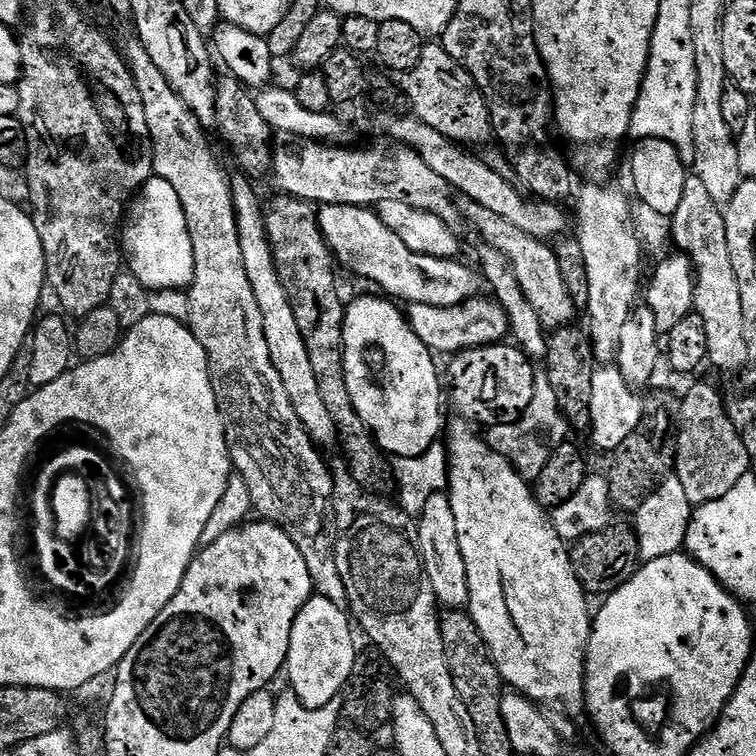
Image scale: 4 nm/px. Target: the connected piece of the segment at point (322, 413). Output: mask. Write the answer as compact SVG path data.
M237 175L231 177L230 183L238 238L242 246L242 262L246 266L246 278L250 278L250 290L254 290L254 299L258 301L258 310L262 310L262 330L266 334L266 347L270 349L270 362L274 362L274 370L278 370L282 386L286 386L286 395L290 398L290 406L294 406L294 414L298 414L298 422L302 422L313 444L327 450L338 440L334 418L330 418L322 403L322 394L318 394L318 378L314 375L314 365L310 363L310 350L306 350L302 330L298 330L294 306L290 306L286 286L282 286L282 278L278 278L276 273L276 263L264 225L264 208L256 193L257 185L247 175Z

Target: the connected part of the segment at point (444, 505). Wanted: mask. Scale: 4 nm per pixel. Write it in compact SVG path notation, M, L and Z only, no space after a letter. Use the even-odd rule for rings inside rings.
M444 492L434 494L426 502L426 506L422 506L422 514L418 517L416 529L420 543L420 557L432 593L445 609L463 609L468 603L466 562L462 558L462 549L458 546L458 525L454 522L454 506L450 506L450 498Z

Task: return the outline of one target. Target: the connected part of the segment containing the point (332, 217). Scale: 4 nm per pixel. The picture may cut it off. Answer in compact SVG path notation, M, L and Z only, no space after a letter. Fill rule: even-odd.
M321 204L318 219L320 232L335 259L341 265L349 264L358 275L373 280L381 288L377 288L381 293L397 301L408 300L409 305L425 304L431 308L458 308L465 303L463 300L471 301L482 287L481 277L460 264L459 259L430 258L410 250L410 246L406 246L406 242L402 242L402 238L398 238L398 234L394 234L394 230L390 230L390 226L386 226L386 222L382 222L371 207Z

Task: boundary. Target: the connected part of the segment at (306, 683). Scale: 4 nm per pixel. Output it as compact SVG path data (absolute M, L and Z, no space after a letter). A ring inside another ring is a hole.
M315 594L304 603L298 618L294 618L294 626L290 630L286 676L288 672L287 683L301 700L302 706L320 708L343 693L358 655L352 628L354 632L353 621L345 609Z

